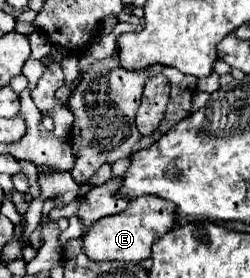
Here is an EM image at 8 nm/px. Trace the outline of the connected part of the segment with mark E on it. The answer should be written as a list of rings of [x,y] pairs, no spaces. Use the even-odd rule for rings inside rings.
[[[138,196],[132,200],[126,210],[114,216],[100,218],[84,234],[84,254],[92,260],[124,260],[124,262],[142,262],[150,258],[152,244],[164,232],[172,230],[178,222],[178,212],[172,202],[160,196]]]

